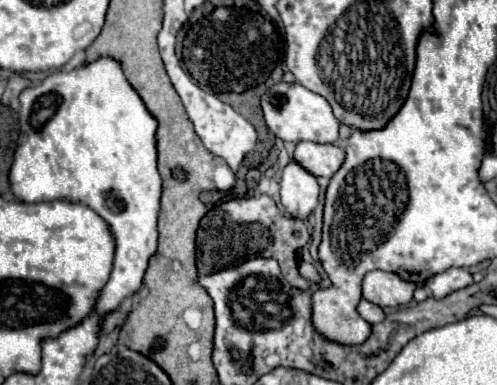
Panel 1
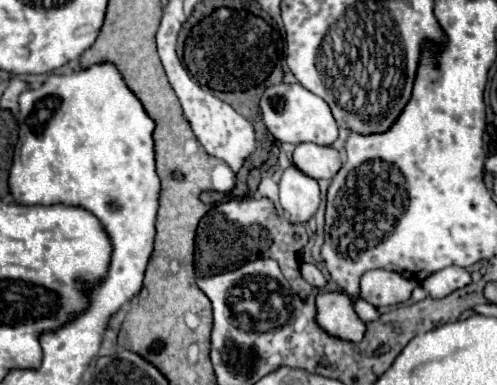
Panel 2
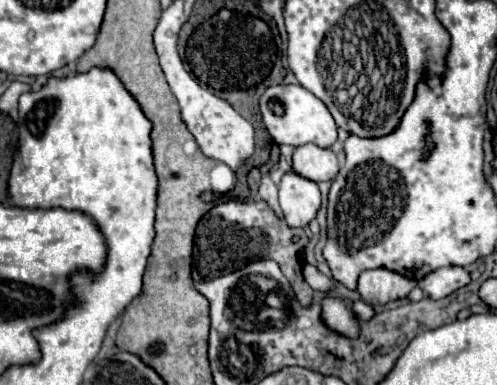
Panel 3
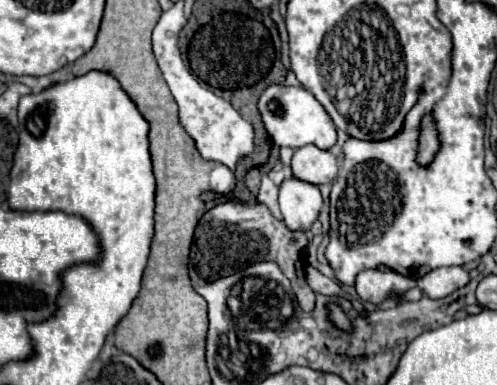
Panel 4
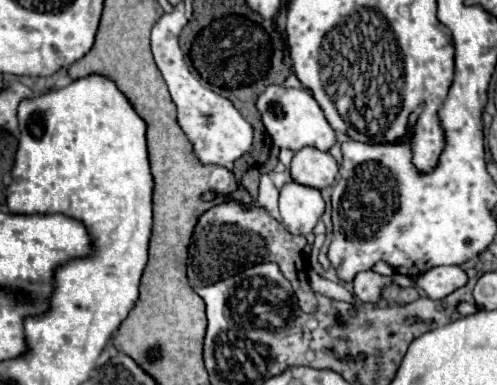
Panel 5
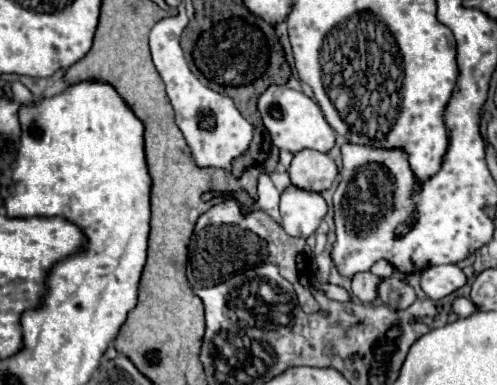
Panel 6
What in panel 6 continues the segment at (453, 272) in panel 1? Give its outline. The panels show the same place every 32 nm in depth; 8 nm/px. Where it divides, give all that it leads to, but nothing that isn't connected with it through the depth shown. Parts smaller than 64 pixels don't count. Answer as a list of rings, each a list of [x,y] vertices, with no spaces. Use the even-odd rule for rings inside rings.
[[[456,264],[430,266],[420,276],[420,286],[428,298],[440,300],[466,284],[464,272]]]

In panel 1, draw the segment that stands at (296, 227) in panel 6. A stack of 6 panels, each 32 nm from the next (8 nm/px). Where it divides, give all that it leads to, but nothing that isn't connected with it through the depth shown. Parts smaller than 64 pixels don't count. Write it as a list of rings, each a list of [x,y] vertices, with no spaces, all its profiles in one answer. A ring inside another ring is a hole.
[[[290,160],[282,170],[280,180],[280,196],[286,214],[302,220],[308,218],[308,214],[316,208],[318,192],[320,188],[316,178],[306,168],[300,168],[296,160]]]

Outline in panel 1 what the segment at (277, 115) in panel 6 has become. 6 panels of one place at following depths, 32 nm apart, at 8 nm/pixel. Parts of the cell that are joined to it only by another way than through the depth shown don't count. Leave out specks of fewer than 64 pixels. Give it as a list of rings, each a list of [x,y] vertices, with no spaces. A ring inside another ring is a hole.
[[[278,82],[270,86],[264,96],[262,96],[262,112],[268,128],[284,142],[302,142],[302,140],[312,140],[312,142],[336,142],[338,138],[338,120],[332,114],[332,106],[324,96],[310,92],[302,84],[294,82]]]

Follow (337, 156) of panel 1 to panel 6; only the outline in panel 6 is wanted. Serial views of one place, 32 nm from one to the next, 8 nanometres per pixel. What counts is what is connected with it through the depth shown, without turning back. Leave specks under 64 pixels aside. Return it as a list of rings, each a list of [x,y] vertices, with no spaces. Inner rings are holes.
[[[304,148],[294,154],[288,172],[294,186],[314,192],[322,192],[330,188],[338,176],[336,162],[328,154],[310,148]]]

